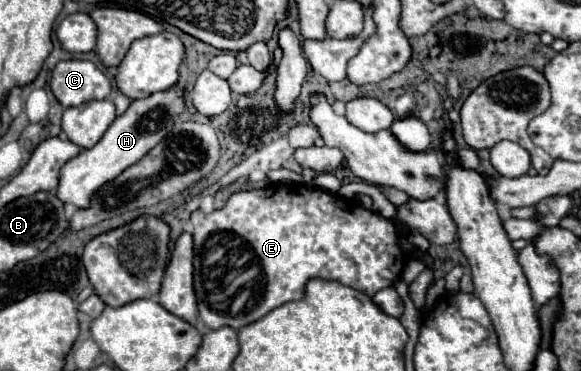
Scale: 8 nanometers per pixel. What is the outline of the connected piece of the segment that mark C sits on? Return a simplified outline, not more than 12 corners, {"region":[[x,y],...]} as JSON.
{"region":[[62,60],[50,90],[64,108],[110,98],[112,84],[88,60]]}

